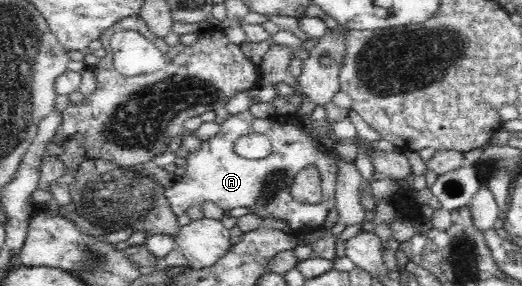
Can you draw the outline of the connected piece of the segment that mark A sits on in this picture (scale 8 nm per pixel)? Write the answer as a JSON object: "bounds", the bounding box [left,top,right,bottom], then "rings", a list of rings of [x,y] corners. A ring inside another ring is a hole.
{"bounds":[164,111,338,230],"rings":[[[245,111],[228,117],[220,124],[219,132],[213,138],[203,141],[197,150],[187,154],[184,172],[176,178],[173,185],[164,187],[165,198],[172,206],[173,213],[179,217],[185,215],[188,208],[199,207],[202,202],[213,202],[224,212],[245,206],[249,209],[249,214],[259,214],[263,218],[267,218],[267,216],[281,218],[281,220],[289,222],[289,226],[293,230],[315,230],[317,226],[322,226],[329,212],[336,208],[335,192],[338,166],[333,163],[333,159],[329,158],[329,153],[327,153],[329,144],[320,138],[312,138],[305,130],[304,125],[305,122],[302,123],[295,114],[275,115],[263,119],[256,118],[249,111]],[[252,132],[267,135],[271,139],[271,154],[267,158],[247,160],[235,153],[233,146],[235,146],[236,140]],[[309,165],[315,165],[321,173],[322,199],[319,204],[302,204],[302,202],[295,200],[290,193],[297,173]]]}

